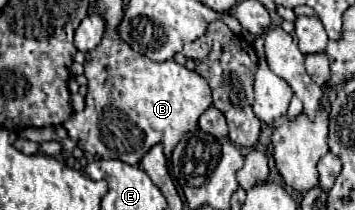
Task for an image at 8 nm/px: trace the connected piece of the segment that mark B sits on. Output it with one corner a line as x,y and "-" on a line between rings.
105,34
105,38
101,40
101,44
97,48
93,48
89,52
89,60
85,62
85,76
89,80
87,84
87,96
85,96
85,108
81,112
73,112
71,118
63,124
69,138
83,150
83,152
89,152
89,154
95,154
95,156
101,156
101,158
115,158
115,160
121,160
121,162
127,162
131,166
139,166
139,162
143,160
143,156
155,146
155,144
163,144
165,148
165,156
169,158
173,148
177,146
177,142
181,140
181,136
185,136
189,130
193,130
197,126
197,120
199,116
211,106
211,92
209,92
209,84
197,74
197,72
191,72
187,70
185,66
179,66
175,60
167,60
167,62
151,62
147,56
141,56
137,52
133,52
119,36
115,34

